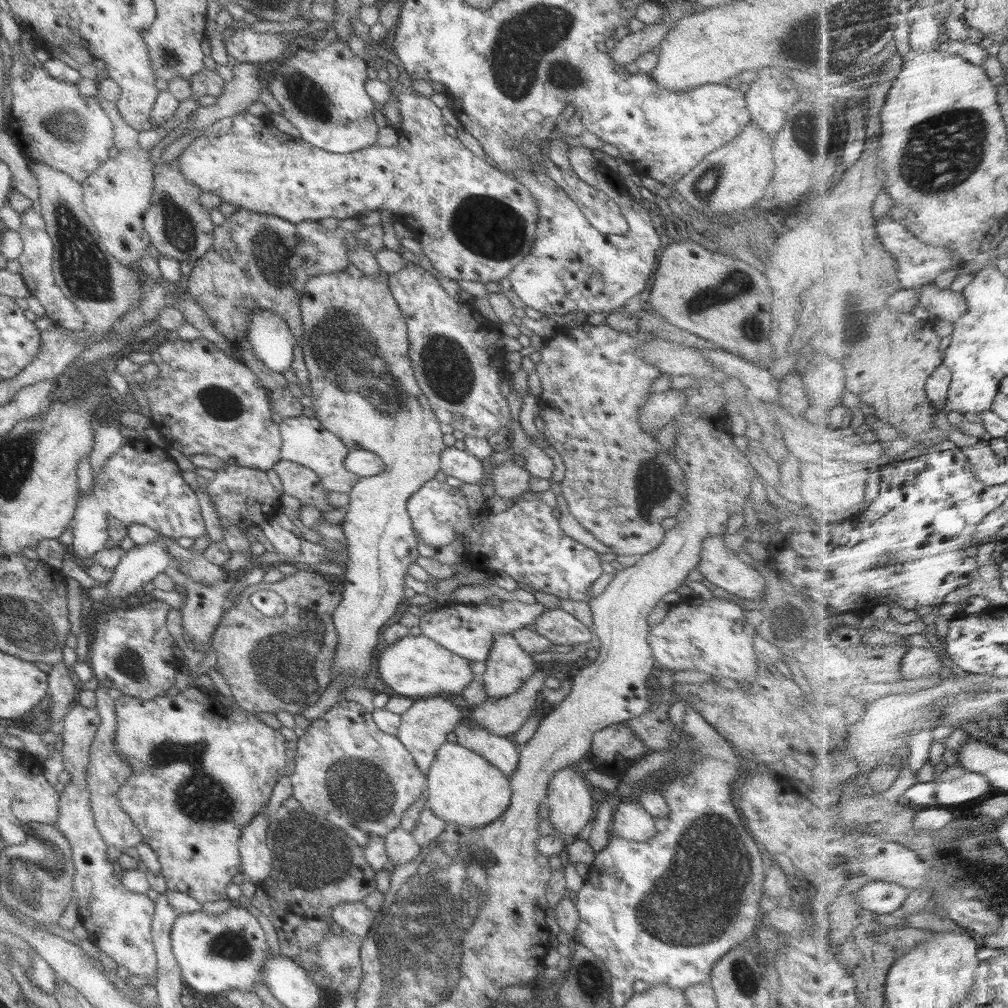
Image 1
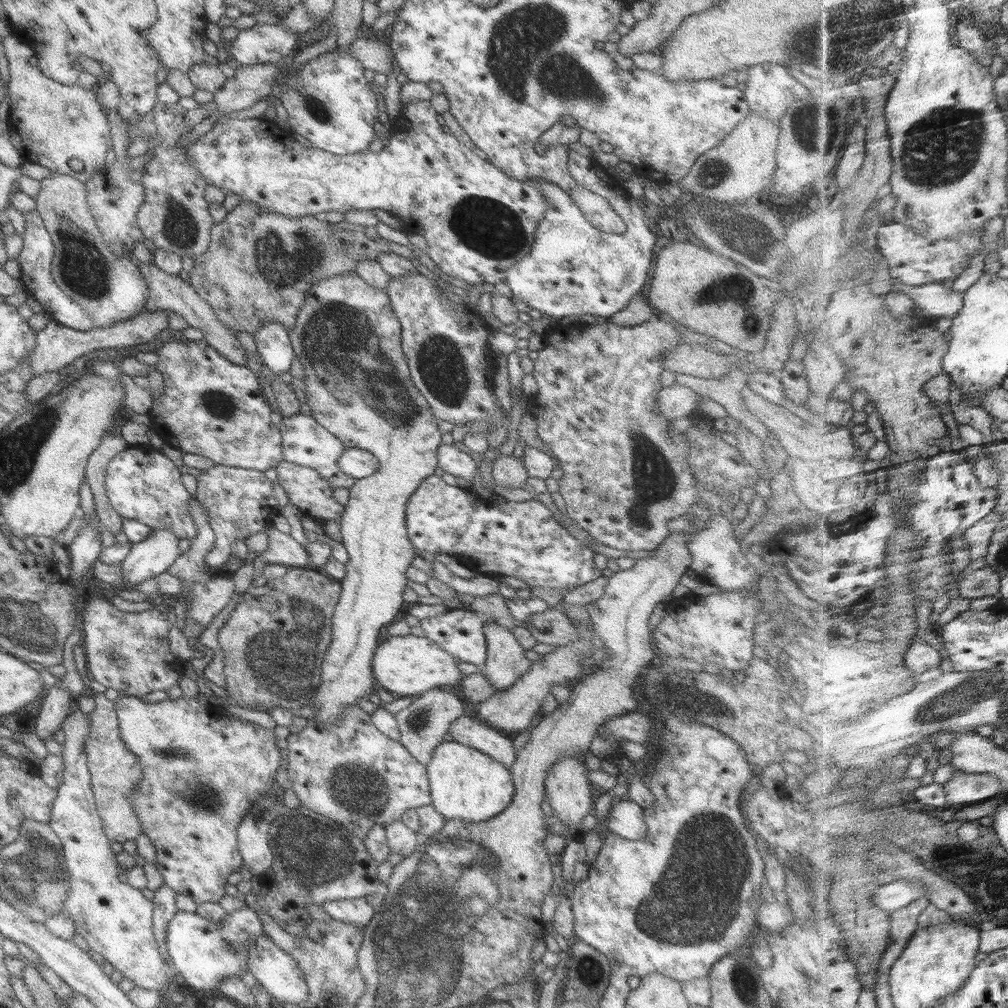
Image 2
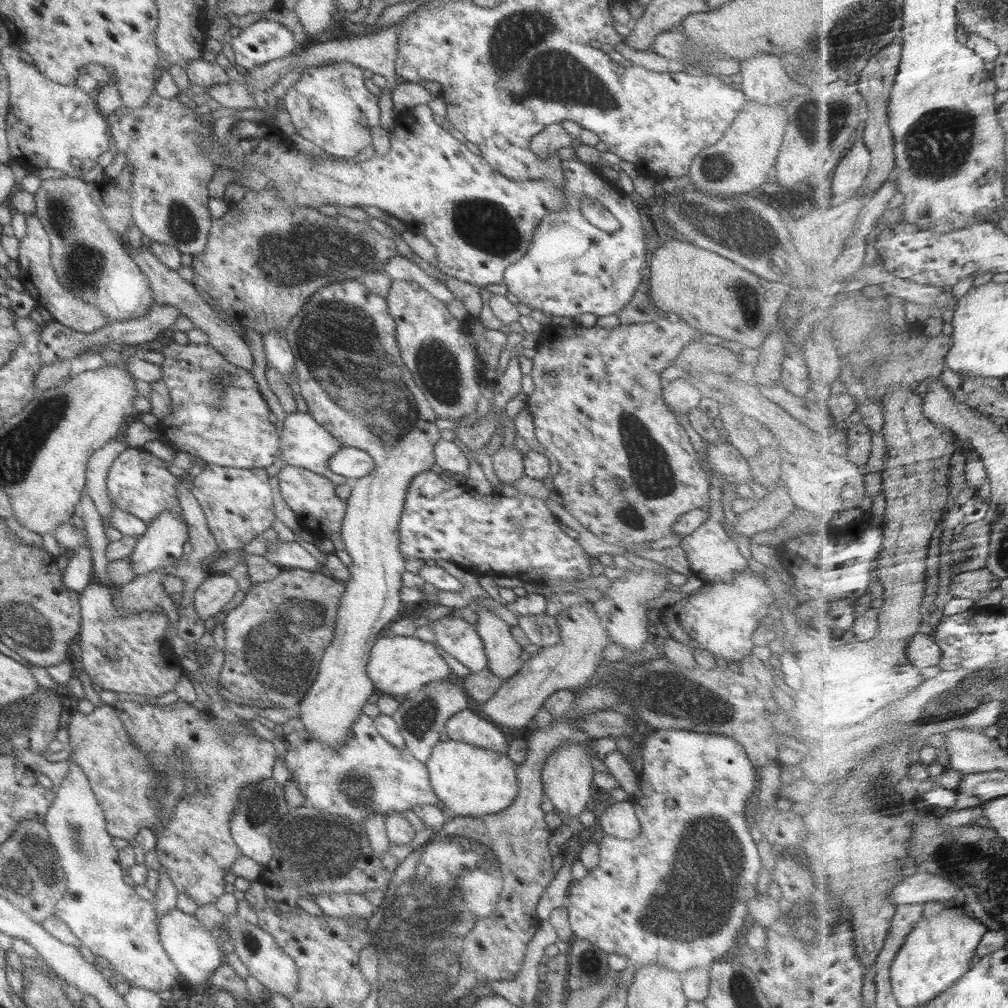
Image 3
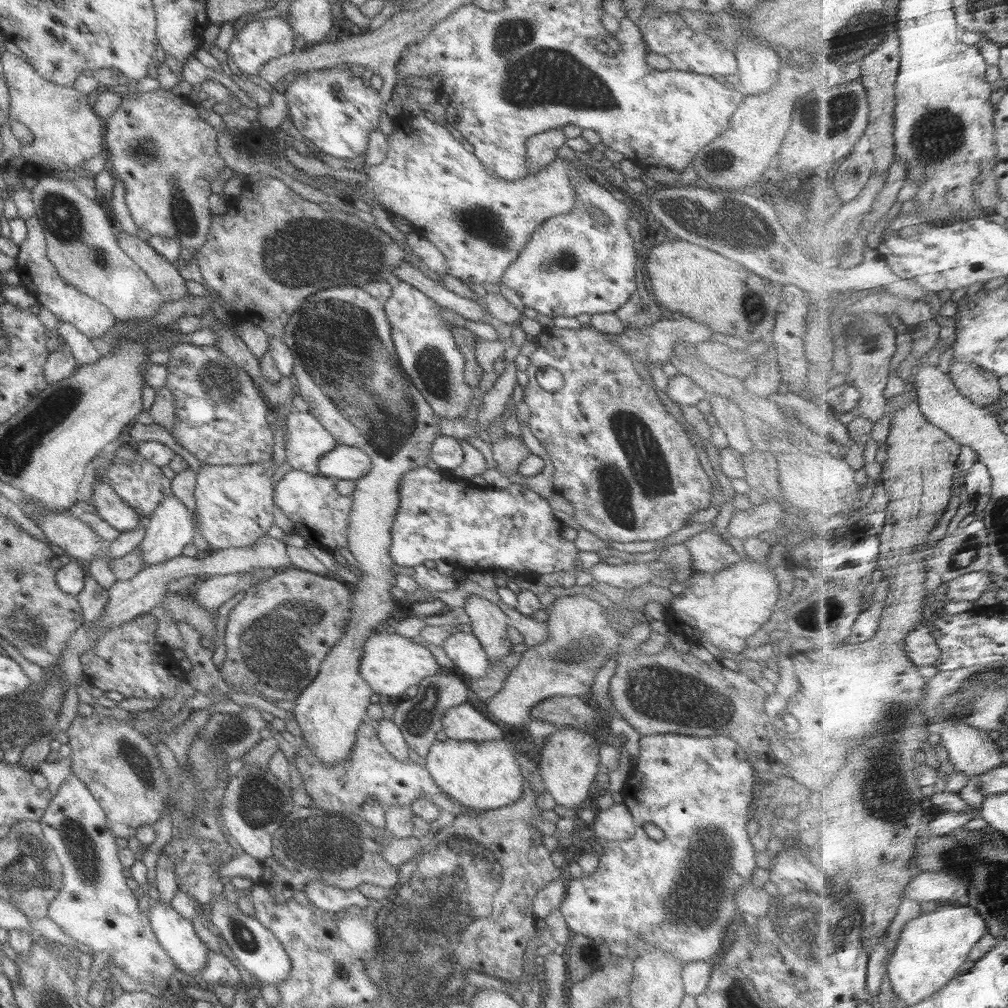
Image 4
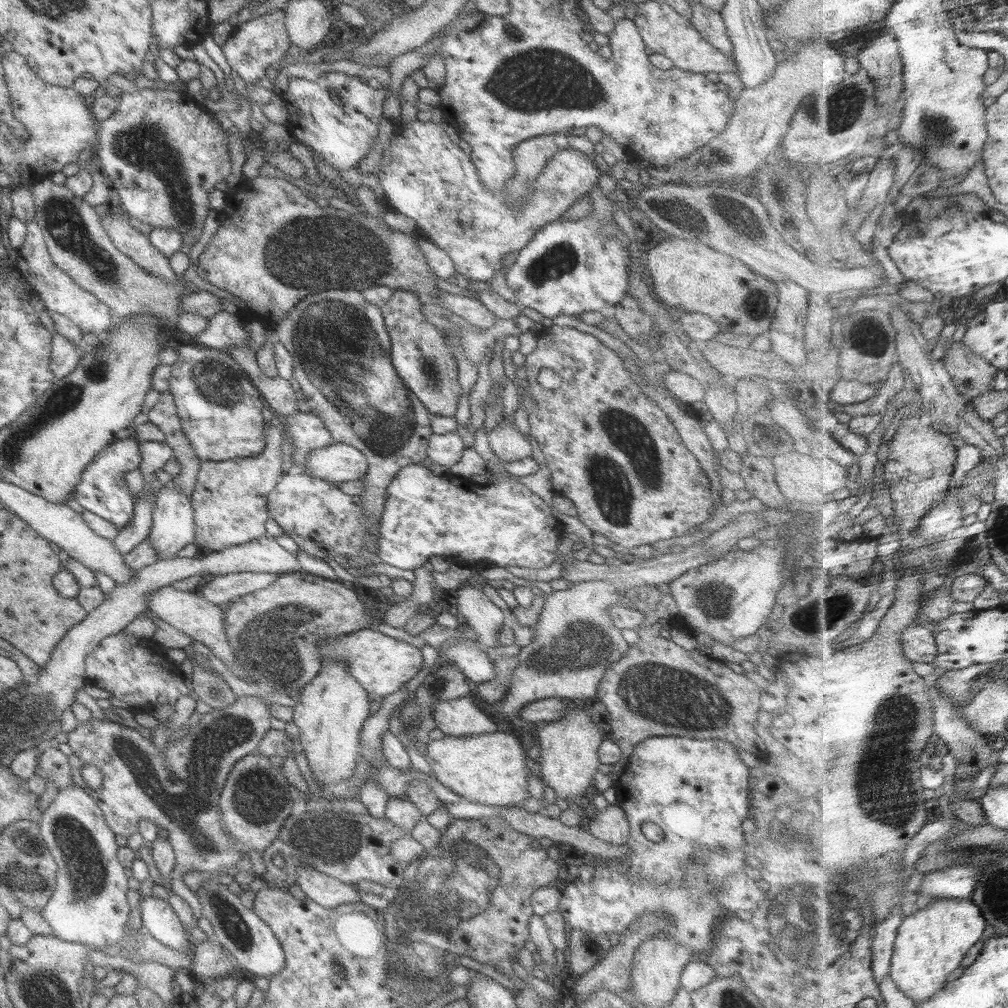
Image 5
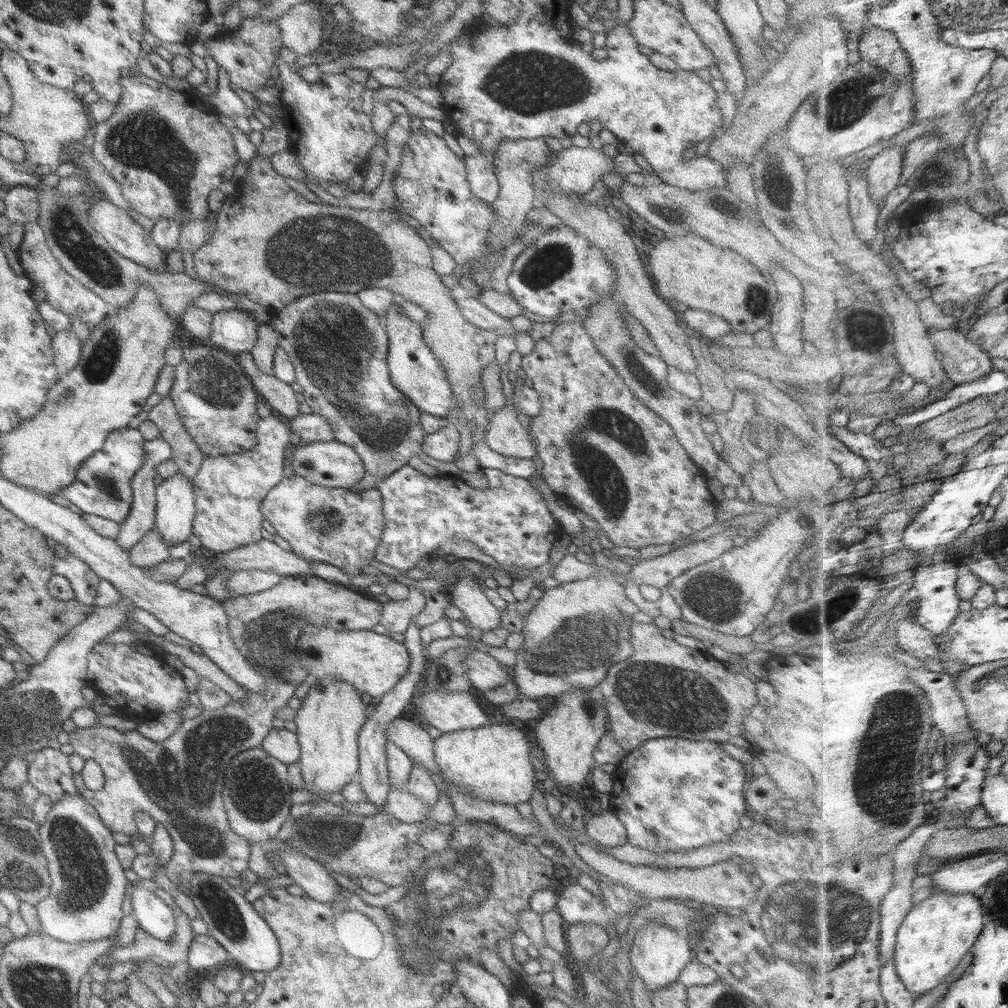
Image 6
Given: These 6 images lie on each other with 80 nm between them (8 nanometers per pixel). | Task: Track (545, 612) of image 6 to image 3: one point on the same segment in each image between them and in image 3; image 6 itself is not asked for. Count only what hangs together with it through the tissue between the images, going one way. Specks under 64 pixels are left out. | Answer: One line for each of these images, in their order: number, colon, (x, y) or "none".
3: (568, 665)
4: (579, 640)
5: (574, 641)

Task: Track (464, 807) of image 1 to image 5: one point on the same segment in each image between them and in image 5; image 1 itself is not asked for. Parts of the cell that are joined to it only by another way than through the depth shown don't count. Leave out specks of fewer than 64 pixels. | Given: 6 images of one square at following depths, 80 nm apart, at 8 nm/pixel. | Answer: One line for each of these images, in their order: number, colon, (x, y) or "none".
2: (464, 784)
3: (467, 781)
4: (481, 777)
5: (489, 769)

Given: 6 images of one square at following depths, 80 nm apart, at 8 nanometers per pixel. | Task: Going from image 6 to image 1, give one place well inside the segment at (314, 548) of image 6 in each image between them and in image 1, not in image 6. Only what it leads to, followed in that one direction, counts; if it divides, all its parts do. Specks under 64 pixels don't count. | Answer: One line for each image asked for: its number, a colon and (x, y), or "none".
1: (303, 484)
2: (305, 489)
3: (311, 497)
4: (318, 513)
5: (325, 523)

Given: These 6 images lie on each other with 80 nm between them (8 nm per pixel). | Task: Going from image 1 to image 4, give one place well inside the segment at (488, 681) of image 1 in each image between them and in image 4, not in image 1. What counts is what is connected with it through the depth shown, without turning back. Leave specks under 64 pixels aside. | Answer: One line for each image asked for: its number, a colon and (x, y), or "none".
2: (504, 663)
3: (502, 652)
4: (488, 624)

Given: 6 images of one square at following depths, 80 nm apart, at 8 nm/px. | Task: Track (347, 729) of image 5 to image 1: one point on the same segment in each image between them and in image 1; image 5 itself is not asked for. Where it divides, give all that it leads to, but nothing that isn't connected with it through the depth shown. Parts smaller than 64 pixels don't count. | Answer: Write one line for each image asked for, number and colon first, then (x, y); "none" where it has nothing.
1: (354, 344)
2: (358, 388)
3: (350, 374)
4: (345, 368)

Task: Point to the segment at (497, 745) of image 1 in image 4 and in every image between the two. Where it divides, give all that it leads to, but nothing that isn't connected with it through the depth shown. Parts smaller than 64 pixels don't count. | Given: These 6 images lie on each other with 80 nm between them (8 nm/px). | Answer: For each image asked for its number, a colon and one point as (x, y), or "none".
2: (465, 730)
3: (465, 727)
4: (463, 723)

